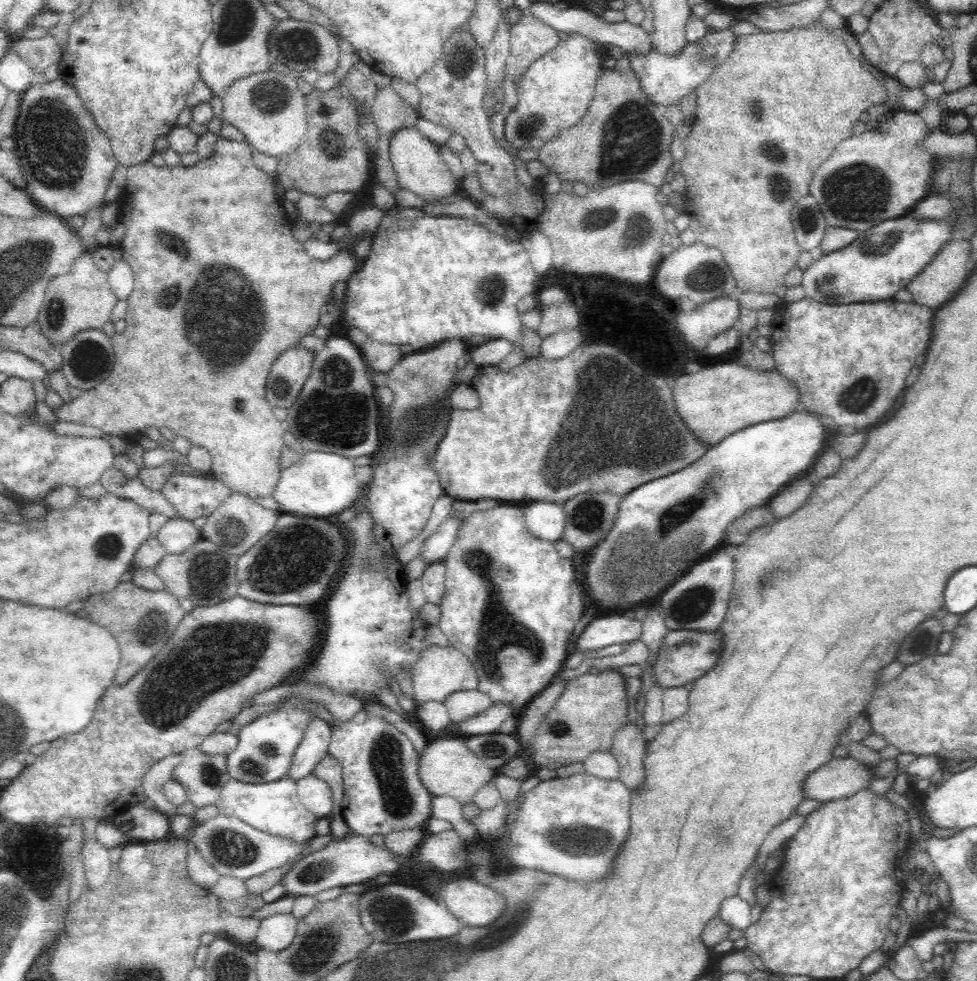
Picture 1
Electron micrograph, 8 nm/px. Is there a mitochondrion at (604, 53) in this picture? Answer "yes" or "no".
no

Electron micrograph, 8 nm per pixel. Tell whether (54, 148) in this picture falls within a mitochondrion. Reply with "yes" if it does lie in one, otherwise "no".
yes

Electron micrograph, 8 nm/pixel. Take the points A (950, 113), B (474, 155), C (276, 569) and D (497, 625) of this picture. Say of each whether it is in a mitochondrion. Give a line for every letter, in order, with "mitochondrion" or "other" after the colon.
A: other
B: other
C: mitochondrion
D: mitochondrion

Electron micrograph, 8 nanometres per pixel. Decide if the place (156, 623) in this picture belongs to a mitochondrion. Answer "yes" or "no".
yes

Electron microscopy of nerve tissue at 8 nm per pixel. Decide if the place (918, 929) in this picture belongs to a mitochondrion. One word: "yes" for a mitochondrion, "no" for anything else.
no

